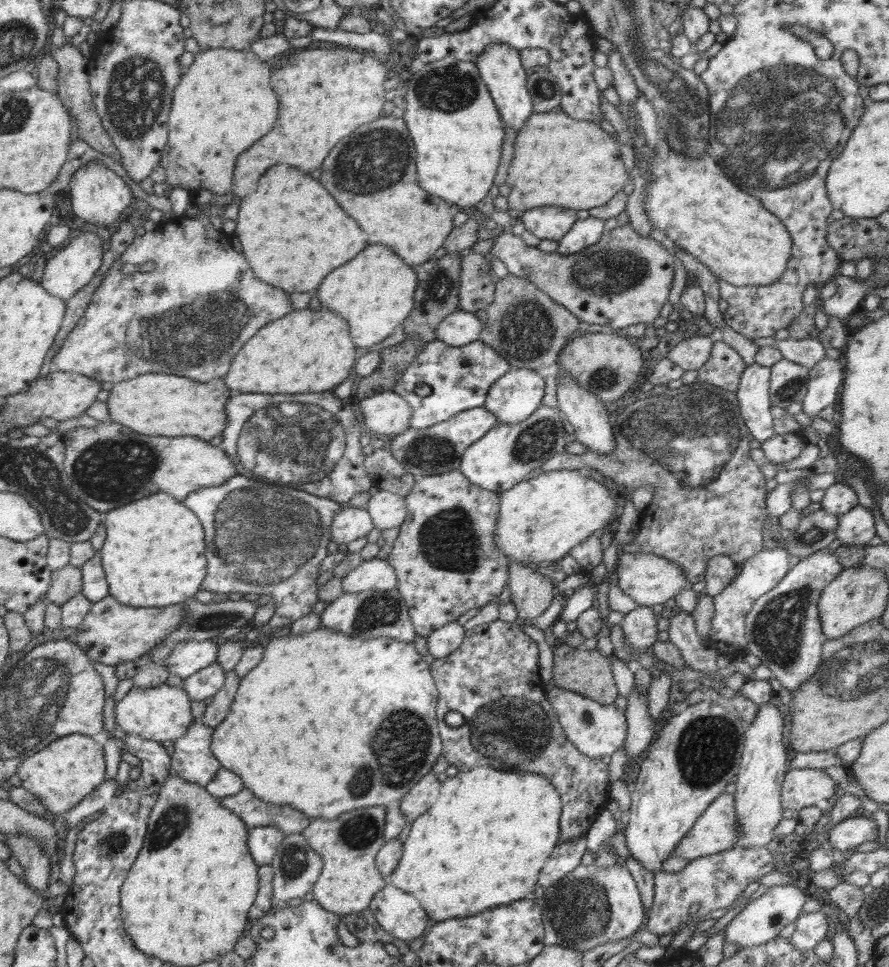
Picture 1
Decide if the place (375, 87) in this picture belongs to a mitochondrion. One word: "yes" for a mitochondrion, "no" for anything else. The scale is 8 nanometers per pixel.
no

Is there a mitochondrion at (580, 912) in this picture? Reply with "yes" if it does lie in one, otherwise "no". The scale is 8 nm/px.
yes

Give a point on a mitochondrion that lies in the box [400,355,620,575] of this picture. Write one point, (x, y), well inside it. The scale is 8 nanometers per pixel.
(535, 442)

